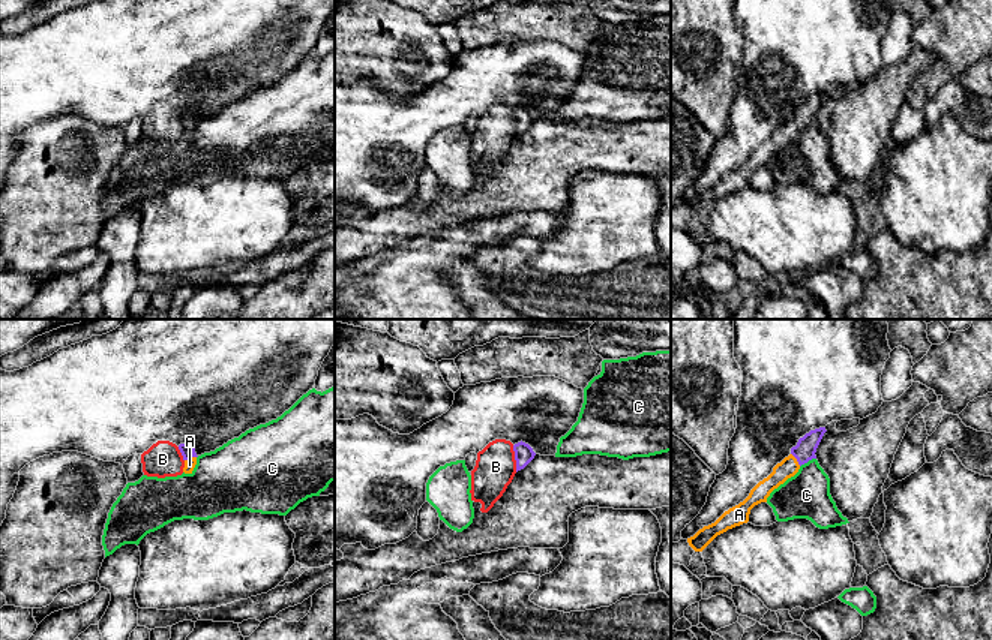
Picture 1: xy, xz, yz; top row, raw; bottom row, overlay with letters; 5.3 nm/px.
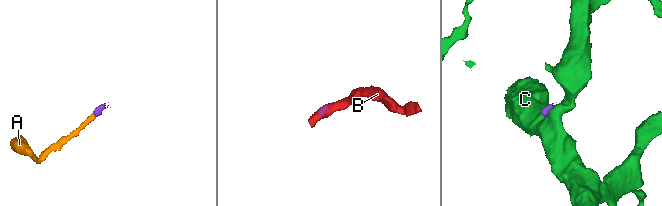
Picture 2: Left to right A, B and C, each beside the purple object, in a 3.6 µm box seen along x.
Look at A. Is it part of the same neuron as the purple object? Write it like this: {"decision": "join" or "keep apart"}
{"decision": "join"}

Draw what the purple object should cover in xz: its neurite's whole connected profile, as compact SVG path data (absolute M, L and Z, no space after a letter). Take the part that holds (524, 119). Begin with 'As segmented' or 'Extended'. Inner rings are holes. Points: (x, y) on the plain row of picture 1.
As segmented. M522 105L513 109L513 115L516 124L516 136L524 133L536 120L533 112Z

